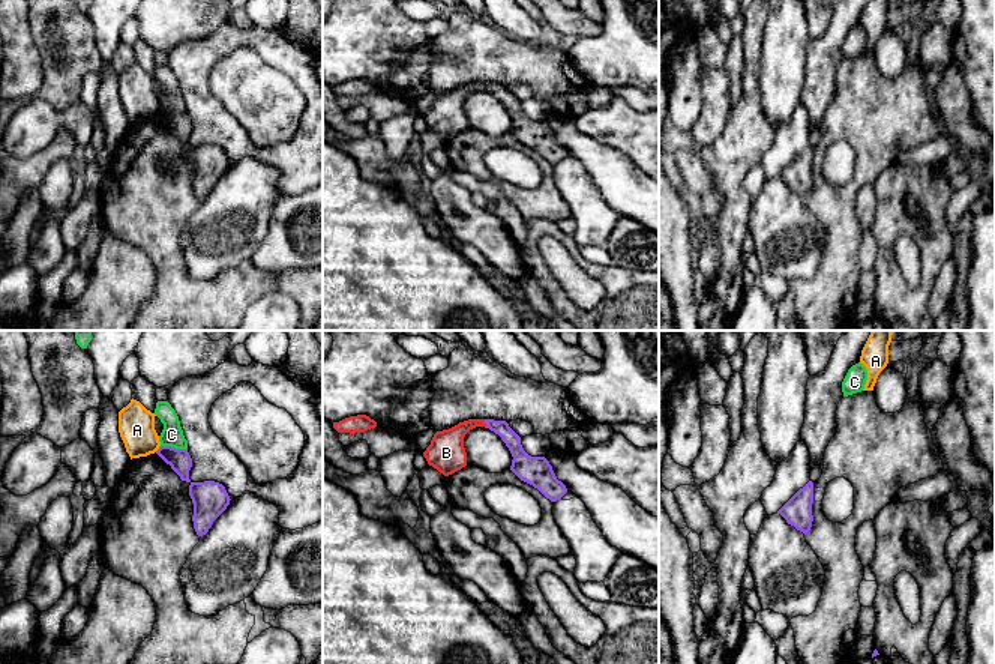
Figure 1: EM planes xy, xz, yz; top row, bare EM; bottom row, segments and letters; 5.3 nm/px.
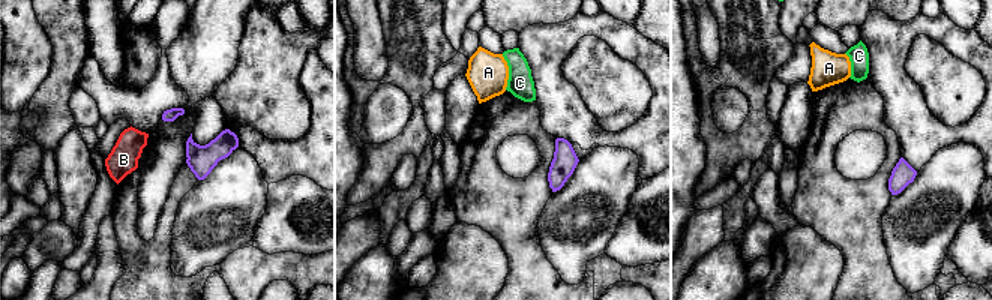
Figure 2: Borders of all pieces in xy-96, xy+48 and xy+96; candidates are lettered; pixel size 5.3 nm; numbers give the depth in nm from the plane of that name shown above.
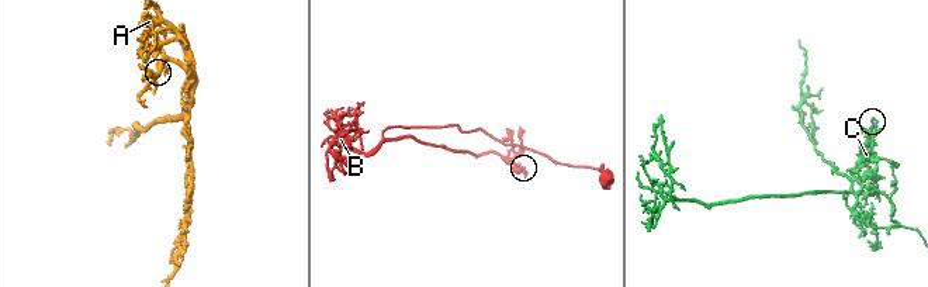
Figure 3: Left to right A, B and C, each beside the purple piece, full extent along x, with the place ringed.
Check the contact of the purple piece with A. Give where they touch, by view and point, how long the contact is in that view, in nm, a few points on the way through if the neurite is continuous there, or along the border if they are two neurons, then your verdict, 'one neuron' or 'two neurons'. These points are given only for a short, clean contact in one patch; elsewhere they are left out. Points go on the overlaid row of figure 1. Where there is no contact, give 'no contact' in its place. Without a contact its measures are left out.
contact xy (159, 448); length 50 nm; border xy (159, 445), (155, 451); two neurons

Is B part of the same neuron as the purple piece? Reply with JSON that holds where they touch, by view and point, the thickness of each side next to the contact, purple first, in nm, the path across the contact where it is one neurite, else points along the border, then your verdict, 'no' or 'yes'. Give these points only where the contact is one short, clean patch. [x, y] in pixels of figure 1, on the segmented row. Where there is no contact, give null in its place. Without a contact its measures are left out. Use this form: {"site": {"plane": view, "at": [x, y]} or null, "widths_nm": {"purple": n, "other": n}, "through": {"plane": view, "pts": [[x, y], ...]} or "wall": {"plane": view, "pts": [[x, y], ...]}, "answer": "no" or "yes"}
{"site": {"plane": "xz", "at": [485, 422]}, "widths_nm": {"purple": 90, "other": 180}, "through": {"plane": "xz", "pts": [[512, 440], [499, 427], [485, 422], [468, 424], [446, 448]]}, "answer": "yes"}

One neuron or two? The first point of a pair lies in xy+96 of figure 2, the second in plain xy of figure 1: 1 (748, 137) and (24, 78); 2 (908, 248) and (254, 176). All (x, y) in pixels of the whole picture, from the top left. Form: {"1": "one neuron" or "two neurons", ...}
{"1": "two neurons", "2": "one neuron"}

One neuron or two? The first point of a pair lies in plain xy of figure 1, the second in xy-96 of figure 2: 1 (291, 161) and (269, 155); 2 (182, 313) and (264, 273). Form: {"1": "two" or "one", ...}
{"1": "one", "2": "one"}

